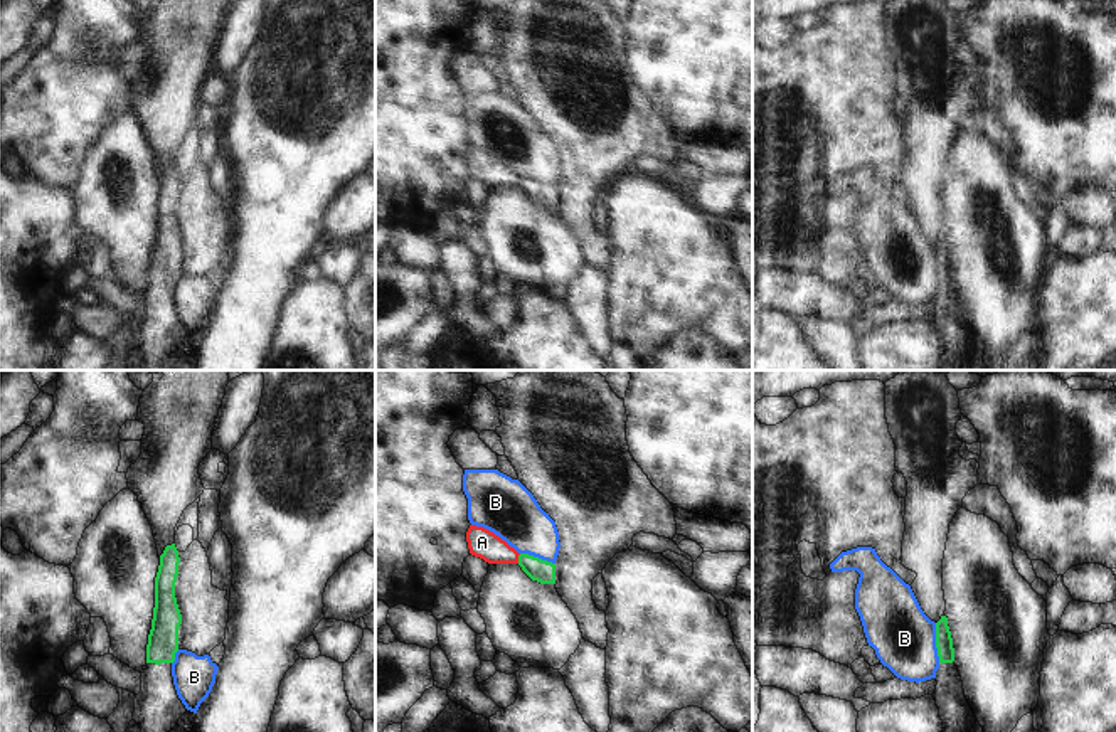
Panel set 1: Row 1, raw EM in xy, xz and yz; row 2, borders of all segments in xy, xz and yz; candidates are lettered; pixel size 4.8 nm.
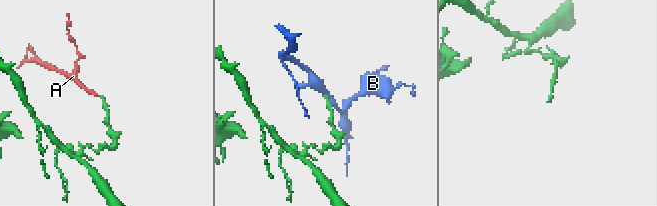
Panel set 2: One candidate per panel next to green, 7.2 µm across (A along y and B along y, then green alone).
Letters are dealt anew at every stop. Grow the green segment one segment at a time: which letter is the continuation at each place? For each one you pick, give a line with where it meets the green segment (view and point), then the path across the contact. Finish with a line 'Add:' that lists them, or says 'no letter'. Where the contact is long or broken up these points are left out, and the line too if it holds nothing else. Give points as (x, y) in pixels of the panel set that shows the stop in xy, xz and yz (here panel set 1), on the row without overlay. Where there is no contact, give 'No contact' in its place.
Add: no letter

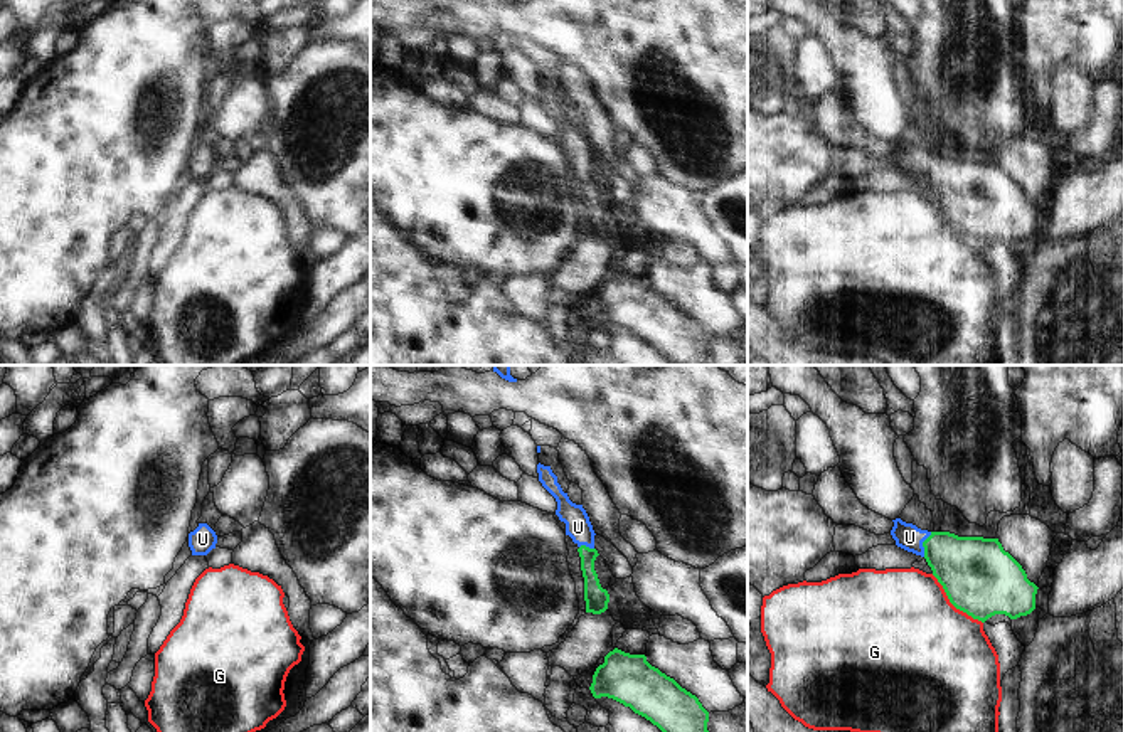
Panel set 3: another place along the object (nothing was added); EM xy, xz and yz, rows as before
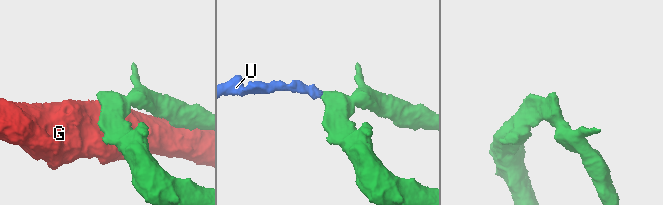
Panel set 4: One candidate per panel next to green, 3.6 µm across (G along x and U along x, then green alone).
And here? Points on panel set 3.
U: Touches green at yz (923, 167). Path across: yz (968, 190), (938, 170), (923, 167), (910, 160)
Add: U

